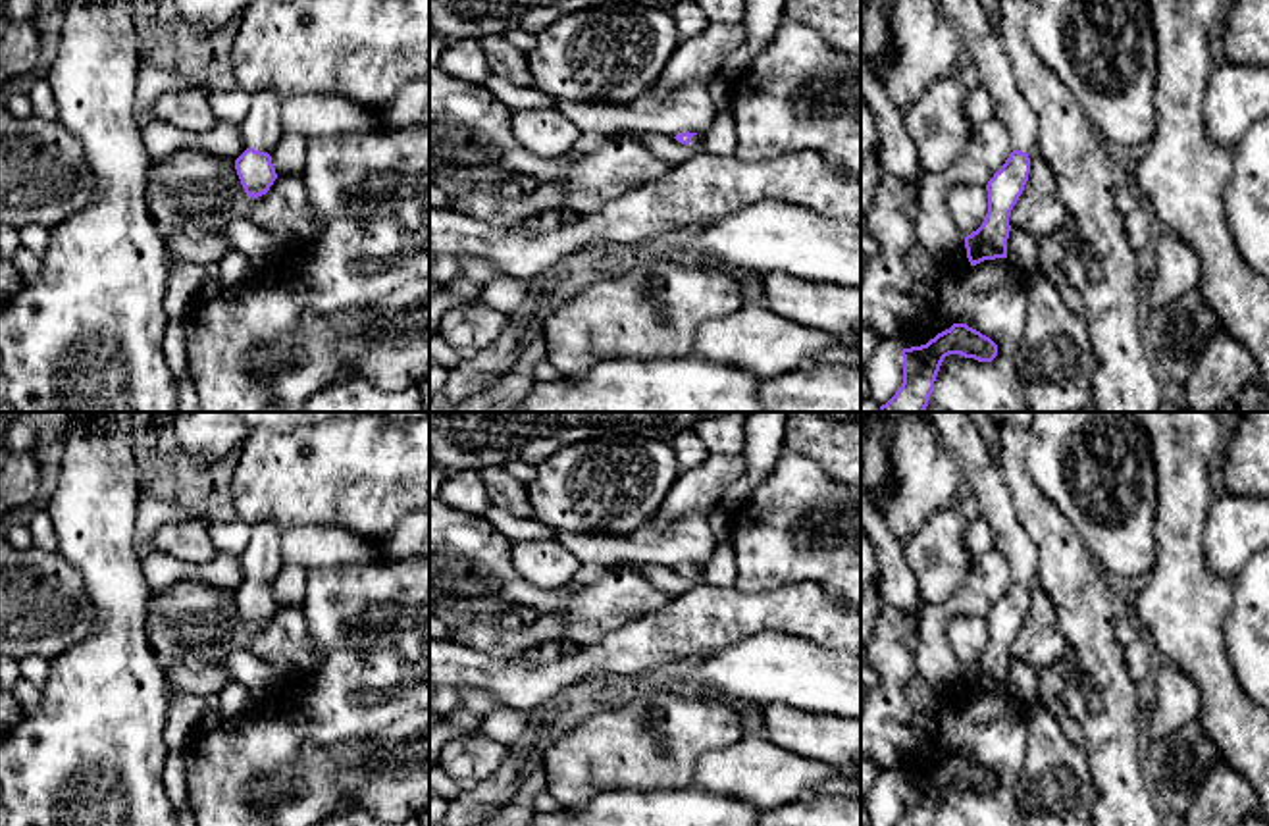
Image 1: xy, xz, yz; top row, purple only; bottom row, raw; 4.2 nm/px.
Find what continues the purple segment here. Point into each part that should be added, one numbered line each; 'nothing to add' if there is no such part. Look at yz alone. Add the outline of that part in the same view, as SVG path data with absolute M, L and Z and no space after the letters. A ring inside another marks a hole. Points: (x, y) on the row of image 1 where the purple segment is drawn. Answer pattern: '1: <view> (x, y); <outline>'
1: yz (983, 41); M978 0L940 2L957 25L971 52L971 60L980 75L980 85L994 100L996 117L1009 127L1013 150L1028 152L1036 142L1038 121L1034 110L1015 83L999 31L994 29Z

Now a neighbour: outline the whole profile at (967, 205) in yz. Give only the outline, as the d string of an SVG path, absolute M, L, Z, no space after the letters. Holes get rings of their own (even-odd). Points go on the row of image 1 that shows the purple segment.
M951 185L945 194L947 212L967 237L976 231L988 214L986 185Z

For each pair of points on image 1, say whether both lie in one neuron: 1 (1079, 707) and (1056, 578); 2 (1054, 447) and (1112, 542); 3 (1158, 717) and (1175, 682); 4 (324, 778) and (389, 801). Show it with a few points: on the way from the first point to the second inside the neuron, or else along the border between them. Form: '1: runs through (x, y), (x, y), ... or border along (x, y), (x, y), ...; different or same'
1: runs through (1094, 674), (1094, 642), (1087, 611); same
2: runs through (1058, 472), (1069, 503), (1087, 524); same
3: runs through (1165, 709), (1175, 699), (1175, 690); same
4: runs through (339, 778), (366, 778), (374, 786); same

